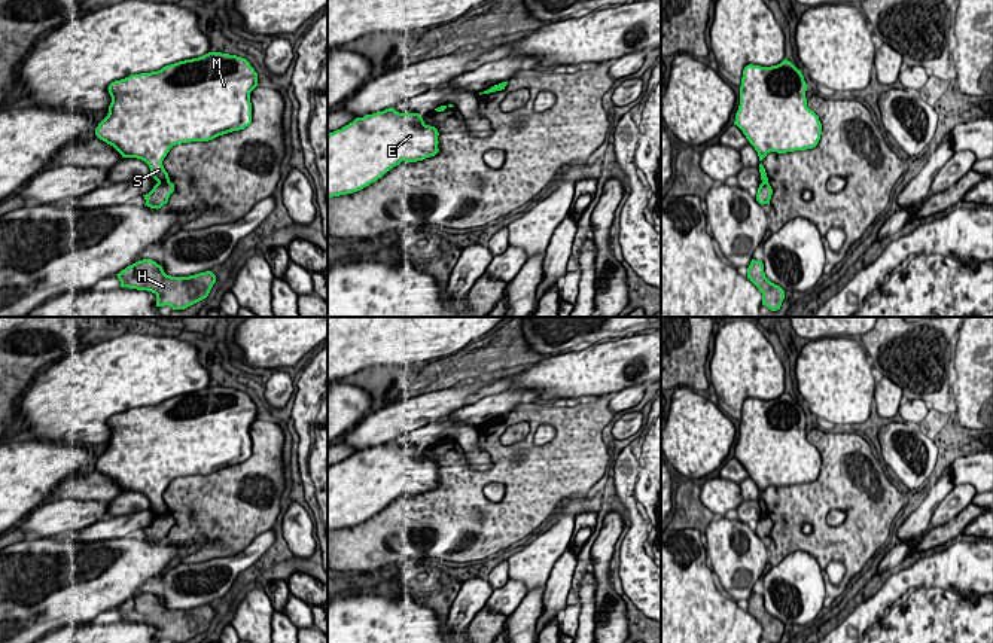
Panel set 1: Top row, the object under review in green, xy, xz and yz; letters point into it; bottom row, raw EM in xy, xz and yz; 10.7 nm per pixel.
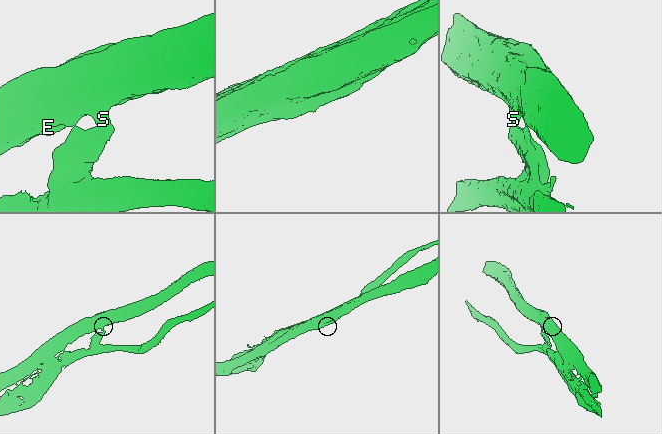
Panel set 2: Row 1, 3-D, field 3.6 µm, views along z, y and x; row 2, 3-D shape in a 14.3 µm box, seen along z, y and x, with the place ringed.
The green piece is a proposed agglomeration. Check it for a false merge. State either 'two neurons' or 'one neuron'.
two neurons

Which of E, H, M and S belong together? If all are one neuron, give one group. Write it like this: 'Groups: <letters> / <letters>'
Groups: E M S / H

